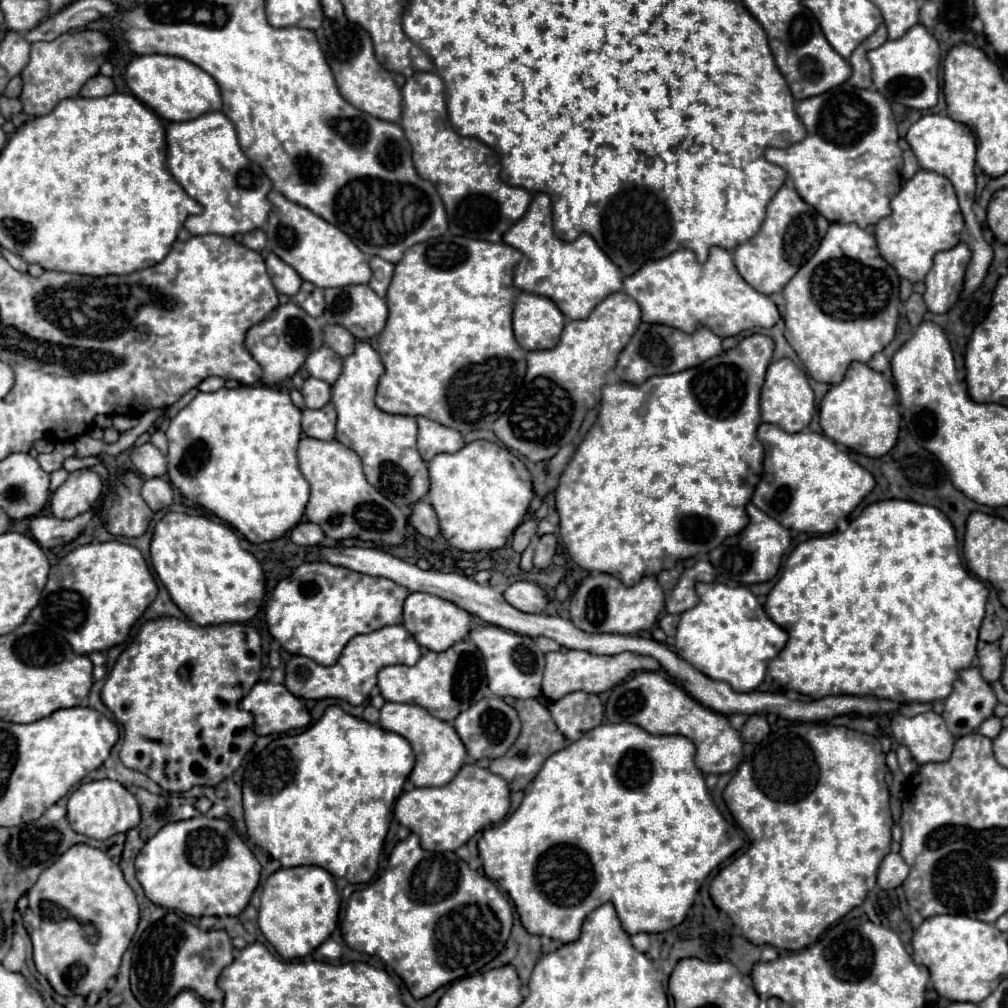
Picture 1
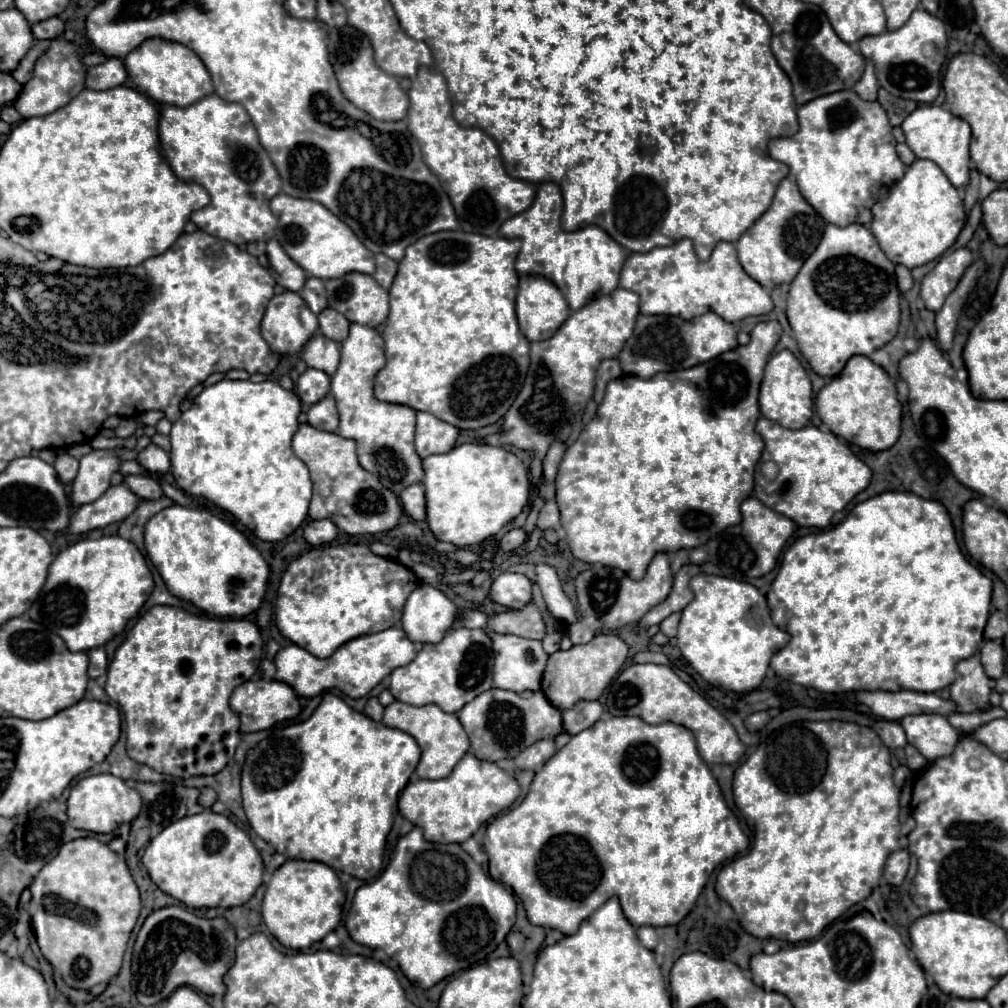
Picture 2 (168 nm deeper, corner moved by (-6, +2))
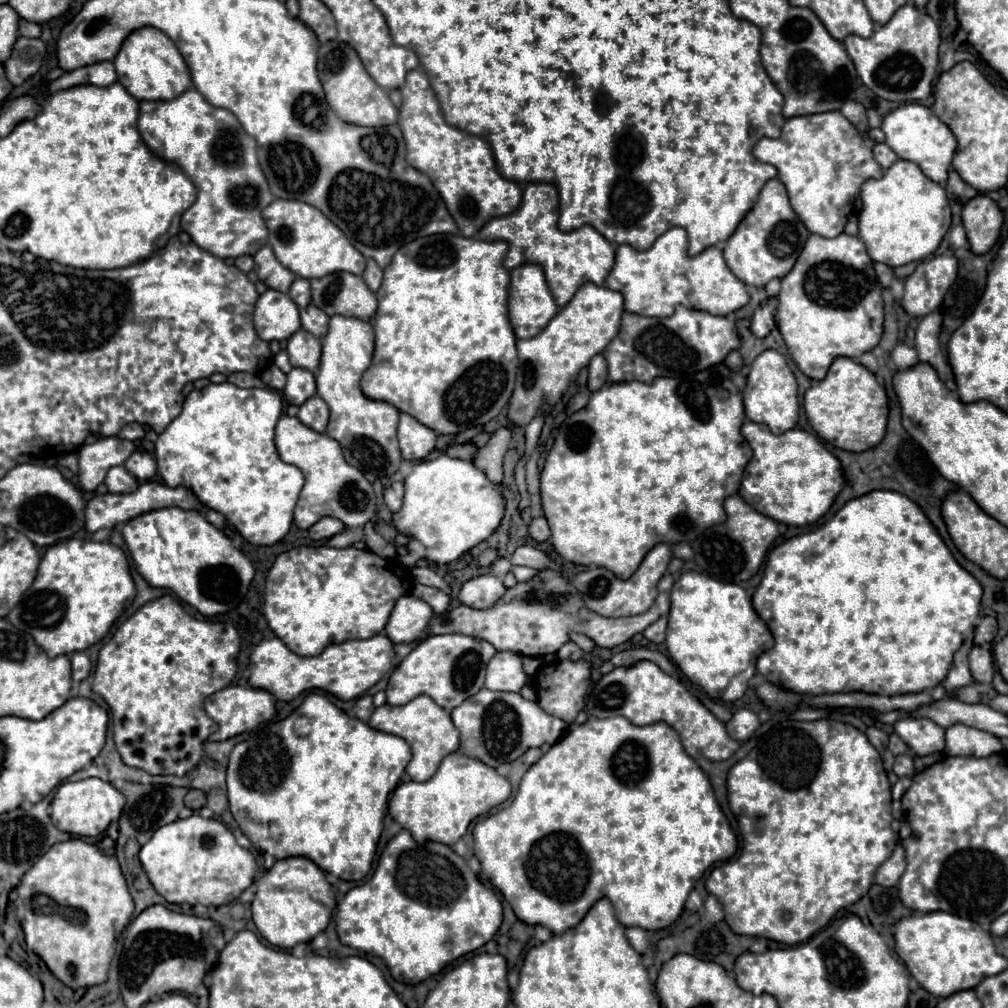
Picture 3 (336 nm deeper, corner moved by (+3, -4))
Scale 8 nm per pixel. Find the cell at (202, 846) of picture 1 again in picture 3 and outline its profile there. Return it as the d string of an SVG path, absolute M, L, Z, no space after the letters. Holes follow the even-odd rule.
M193 814L185 820L175 820L171 824L165 824L159 828L153 838L141 848L139 852L141 866L153 884L153 888L171 904L203 904L203 906L225 906L241 896L243 890L247 890L253 884L255 878L255 858L249 850L241 848L235 840L235 836L227 830L225 824L213 818L201 818L199 814Z

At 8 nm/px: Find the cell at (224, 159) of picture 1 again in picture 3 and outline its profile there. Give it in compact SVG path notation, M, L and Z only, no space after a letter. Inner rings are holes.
M195 88L183 92L175 100L157 100L141 102L139 108L139 134L145 144L161 160L177 164L197 188L195 204L181 216L181 228L193 238L197 246L219 256L219 258L237 258L243 254L255 254L263 244L267 244L267 226L261 216L261 210L273 202L267 180L257 162L257 144L247 132L243 132L239 120L225 110L211 106Z

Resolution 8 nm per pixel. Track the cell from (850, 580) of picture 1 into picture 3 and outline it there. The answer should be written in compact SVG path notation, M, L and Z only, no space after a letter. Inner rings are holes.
M873 490L861 498L849 500L829 522L825 522L817 530L789 538L769 551L763 580L753 594L753 608L761 616L761 620L769 626L775 638L775 646L765 654L761 654L761 658L757 660L757 672L763 674L775 686L811 696L835 692L867 692L867 694L895 696L895 694L917 694L935 688L945 680L953 654L959 650L965 636L973 634L979 620L981 596L983 596L981 584L965 568L957 564L957 560L945 546L935 526L927 520L927 516L913 500L909 500L905 494L891 490Z

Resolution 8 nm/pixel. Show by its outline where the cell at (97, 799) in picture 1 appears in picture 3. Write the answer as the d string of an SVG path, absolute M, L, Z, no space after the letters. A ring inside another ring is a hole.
M87 778L79 782L63 782L51 802L53 814L51 820L55 828L61 832L77 834L77 836L99 836L107 830L107 826L115 820L119 820L123 812L125 796L113 788L109 782L103 782L99 778Z

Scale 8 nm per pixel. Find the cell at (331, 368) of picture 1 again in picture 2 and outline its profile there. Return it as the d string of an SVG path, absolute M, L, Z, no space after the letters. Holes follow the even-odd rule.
M316 332L302 348L302 360L316 370L332 376L336 372L336 358L340 358L338 342L324 338L324 334Z

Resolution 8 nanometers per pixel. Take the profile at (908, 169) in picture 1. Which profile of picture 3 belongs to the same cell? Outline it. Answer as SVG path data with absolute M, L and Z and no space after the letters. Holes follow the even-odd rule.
M877 144L873 148L873 154L875 154L875 160L887 170L895 160L897 160L897 154L887 146L887 144Z

